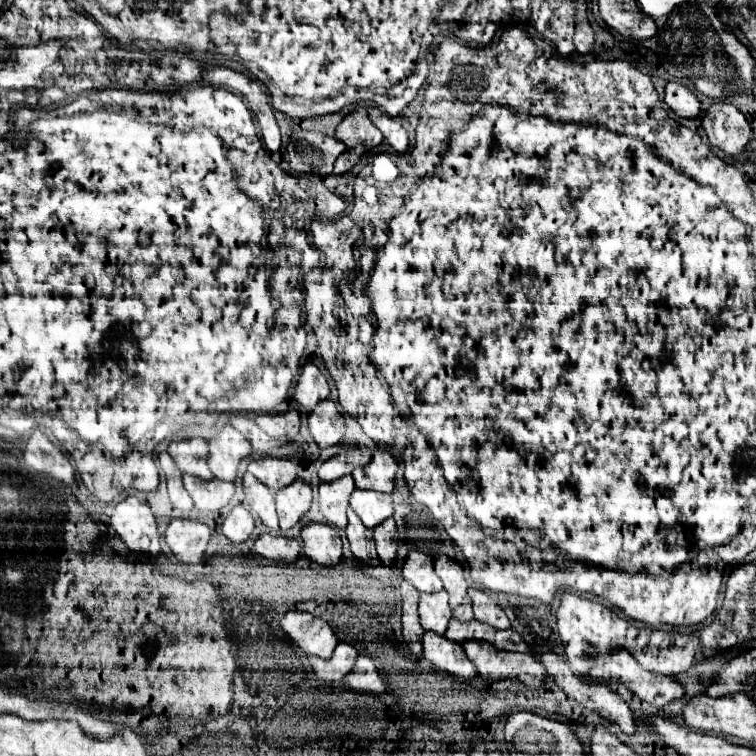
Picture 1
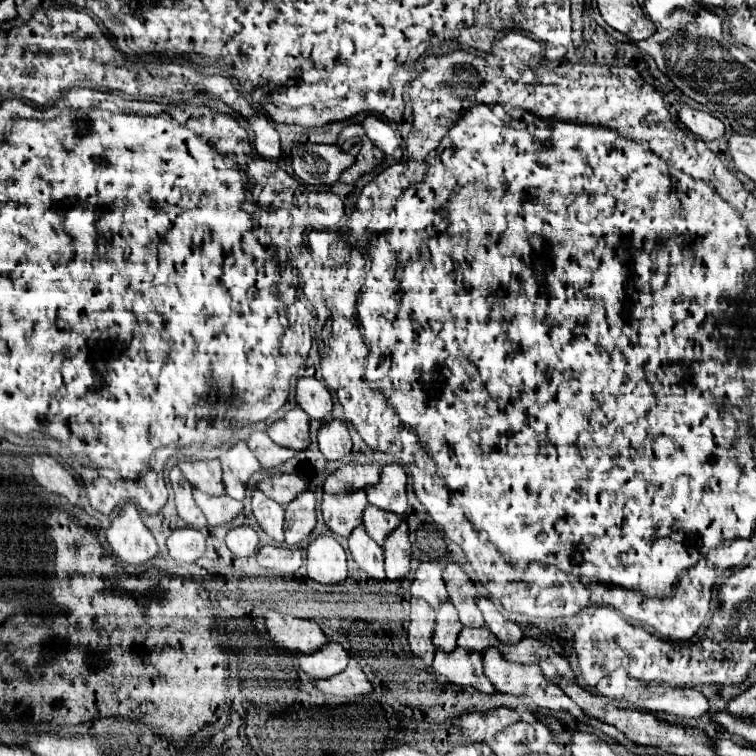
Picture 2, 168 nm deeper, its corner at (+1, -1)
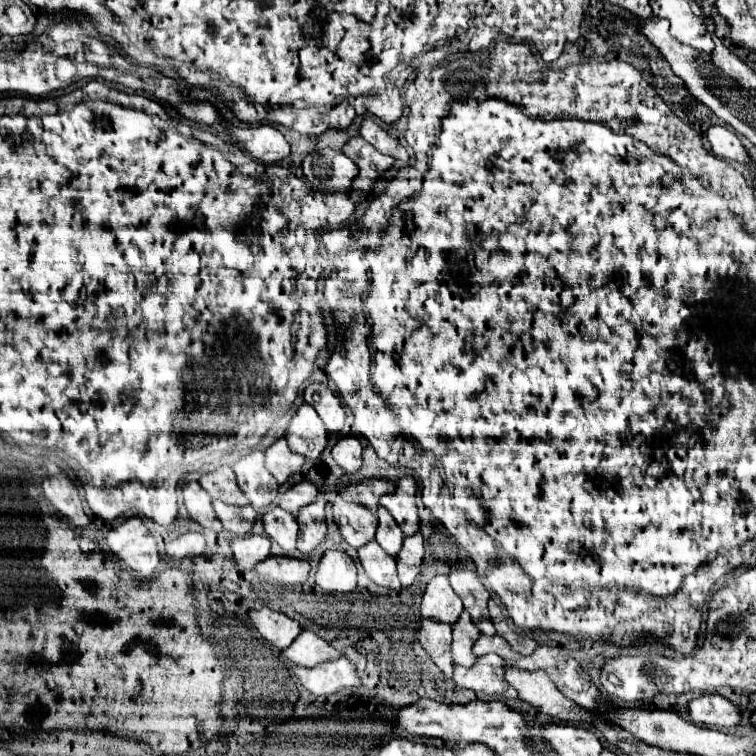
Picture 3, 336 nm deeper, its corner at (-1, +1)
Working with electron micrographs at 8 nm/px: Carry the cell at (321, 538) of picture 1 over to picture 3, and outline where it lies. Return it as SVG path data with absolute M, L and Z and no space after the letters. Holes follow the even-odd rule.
M326 550L318 562L316 584L324 592L352 592L356 588L354 560L342 550Z

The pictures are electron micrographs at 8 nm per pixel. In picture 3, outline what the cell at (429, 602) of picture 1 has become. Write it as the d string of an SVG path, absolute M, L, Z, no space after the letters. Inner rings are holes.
M462 614L454 624L452 624L452 658L454 664L460 666L472 666L476 662L476 656L472 654L472 644L480 636L478 628L472 624L470 616Z

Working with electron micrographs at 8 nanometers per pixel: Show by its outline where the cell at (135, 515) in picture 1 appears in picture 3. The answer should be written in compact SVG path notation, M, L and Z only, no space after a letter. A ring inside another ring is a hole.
M132 516L126 518L116 528L106 532L108 548L114 556L118 556L128 568L138 572L142 578L150 578L158 566L158 548L154 536L142 522L142 518Z

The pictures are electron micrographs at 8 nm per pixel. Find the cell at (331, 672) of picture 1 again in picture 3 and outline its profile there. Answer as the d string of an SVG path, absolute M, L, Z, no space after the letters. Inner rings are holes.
M304 630L304 634L300 634L300 638L296 638L296 642L292 642L292 646L284 650L284 656L296 666L314 668L322 662L338 660L342 654L318 634Z

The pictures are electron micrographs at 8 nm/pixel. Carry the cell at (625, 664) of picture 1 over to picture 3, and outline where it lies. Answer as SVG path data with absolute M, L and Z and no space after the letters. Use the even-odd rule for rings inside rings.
M702 694L688 702L688 720L704 722L706 728L722 730L740 724L738 708L720 694Z

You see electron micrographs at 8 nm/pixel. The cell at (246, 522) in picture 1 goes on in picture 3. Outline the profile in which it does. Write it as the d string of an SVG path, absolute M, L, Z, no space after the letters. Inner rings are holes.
M248 532L244 536L236 536L232 538L230 546L232 546L234 560L240 570L254 568L256 562L264 560L270 554L270 540L264 534Z

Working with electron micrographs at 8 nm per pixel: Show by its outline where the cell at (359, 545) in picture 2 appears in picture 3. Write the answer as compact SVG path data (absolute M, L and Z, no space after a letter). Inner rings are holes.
M370 540L362 548L358 548L358 560L370 580L374 580L378 586L400 590L400 580L396 576L396 562L390 554L386 554L376 540Z

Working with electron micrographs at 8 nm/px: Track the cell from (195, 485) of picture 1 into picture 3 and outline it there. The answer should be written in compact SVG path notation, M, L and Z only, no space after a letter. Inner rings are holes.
M212 500L212 506L224 530L230 530L234 534L246 534L258 516L252 506L230 506L220 500Z

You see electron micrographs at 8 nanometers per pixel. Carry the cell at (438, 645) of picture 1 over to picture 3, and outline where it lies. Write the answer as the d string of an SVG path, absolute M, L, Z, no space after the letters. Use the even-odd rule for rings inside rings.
M486 654L480 656L472 668L454 666L452 680L460 688L482 692L486 696L518 698L516 690L504 680L504 666L506 660L502 660L498 654Z

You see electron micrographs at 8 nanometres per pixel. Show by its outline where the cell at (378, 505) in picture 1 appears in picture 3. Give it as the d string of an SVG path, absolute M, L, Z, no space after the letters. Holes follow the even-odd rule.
M382 514L380 520L378 520L378 528L376 528L376 536L374 538L390 556L396 556L400 552L404 534L402 534L400 526L396 526L396 522L390 516Z

